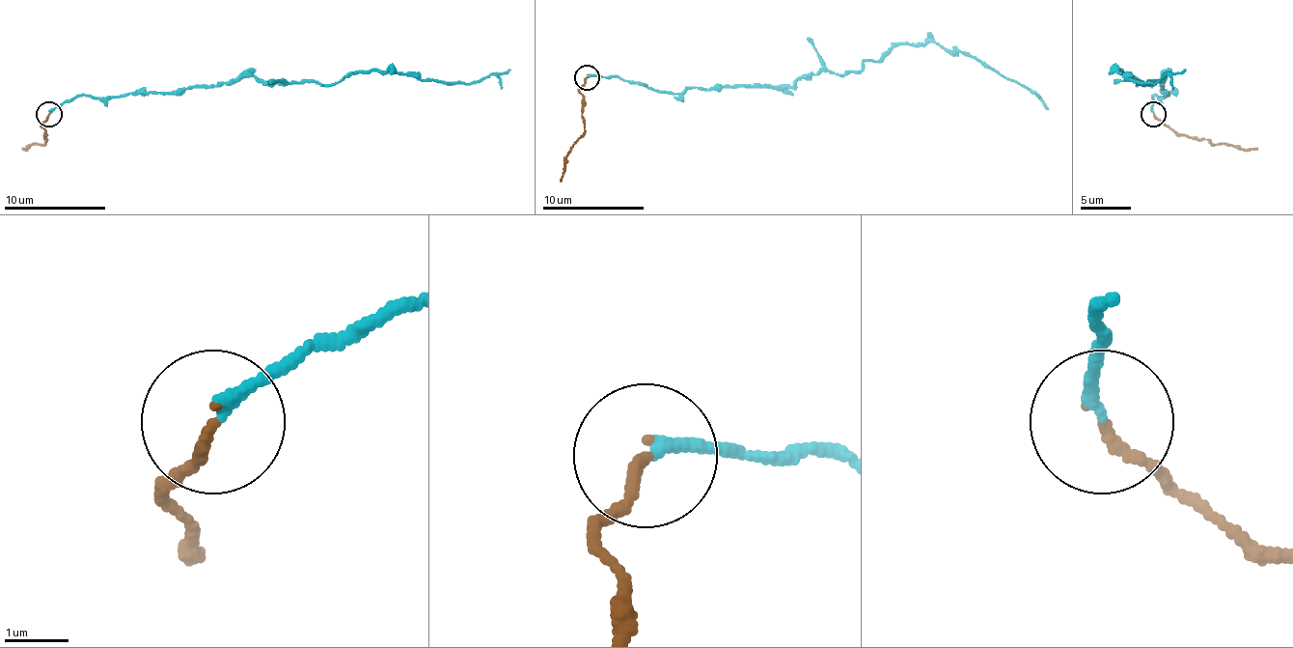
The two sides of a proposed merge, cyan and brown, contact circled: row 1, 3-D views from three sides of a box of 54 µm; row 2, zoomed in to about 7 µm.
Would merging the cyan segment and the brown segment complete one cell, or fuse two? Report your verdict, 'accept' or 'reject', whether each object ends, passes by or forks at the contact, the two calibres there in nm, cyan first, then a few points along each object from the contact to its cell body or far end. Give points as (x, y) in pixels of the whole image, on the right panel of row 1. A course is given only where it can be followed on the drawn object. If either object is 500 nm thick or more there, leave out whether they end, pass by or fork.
accept; cyan ends; brown ends; calibres 180 and 170 nm; course cyan (1153, 113), (1153, 96), (1170, 93), (1163, 93), (1163, 75), (1138, 85), (1117, 72), (1155, 83), (1186, 70); course brown (1153, 113), (1178, 133), (1256, 149)

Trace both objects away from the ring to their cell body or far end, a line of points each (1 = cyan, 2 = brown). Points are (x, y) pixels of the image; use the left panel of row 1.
1: (50, 113), (78, 96), (182, 93), (253, 75), (329, 85), (362, 70), (476, 83), (508, 70)
2: (48, 113), (41, 124), (45, 141), (23, 149)

